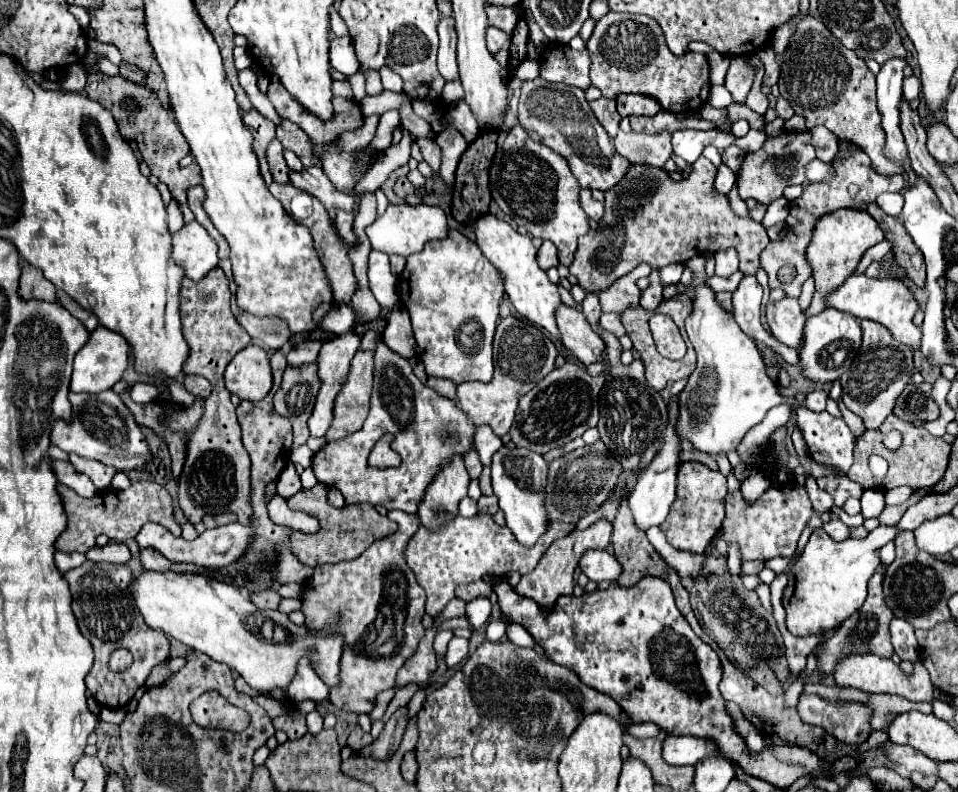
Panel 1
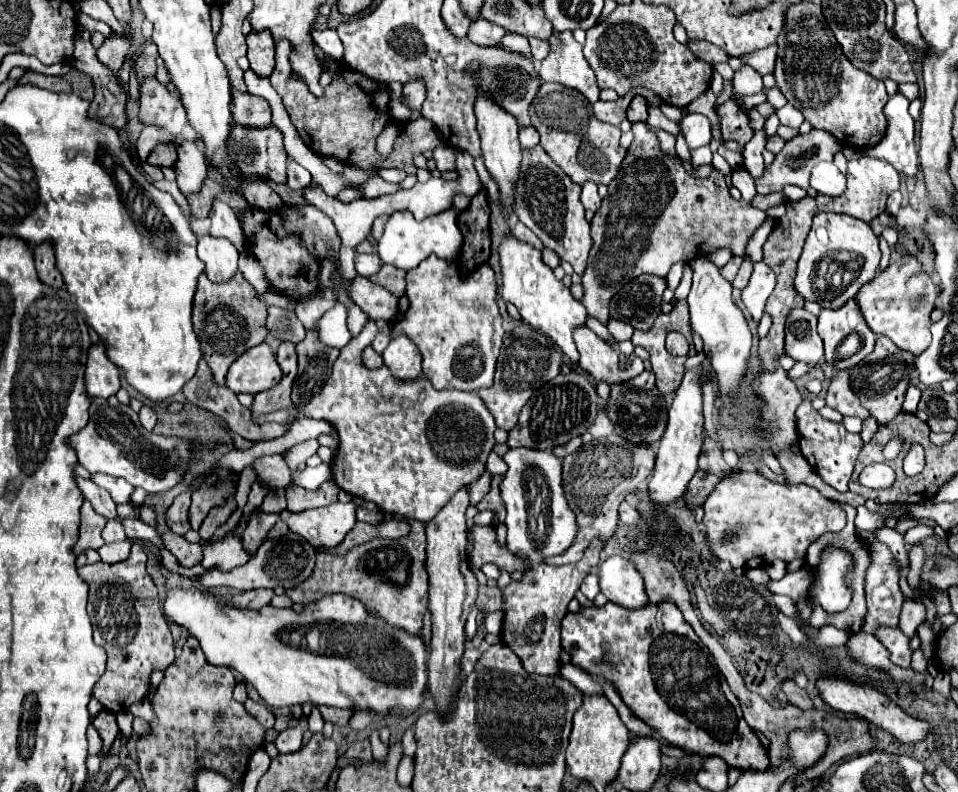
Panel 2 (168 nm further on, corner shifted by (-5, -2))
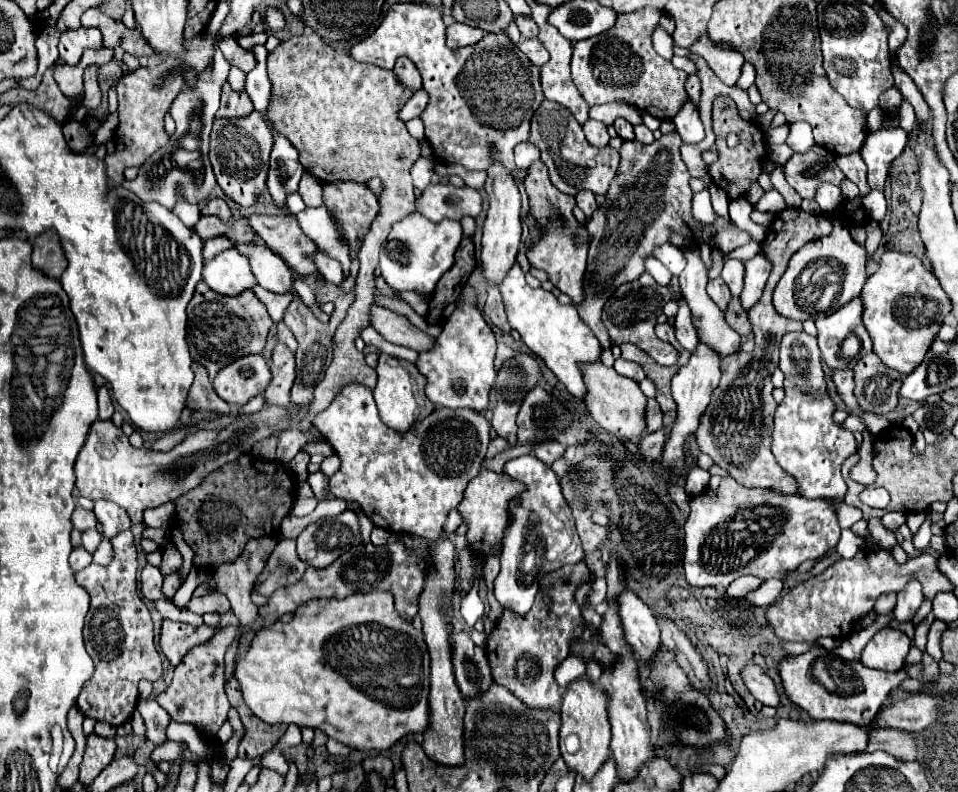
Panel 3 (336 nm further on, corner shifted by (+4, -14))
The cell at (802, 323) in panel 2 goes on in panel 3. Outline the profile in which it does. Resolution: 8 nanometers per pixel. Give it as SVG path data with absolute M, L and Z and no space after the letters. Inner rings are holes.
M805 331L787 333L781 341L779 369L785 373L785 399L775 411L773 455L781 469L795 477L799 495L807 499L843 497L847 483L841 477L841 465L855 453L855 437L833 419L835 403L827 391L817 339Z

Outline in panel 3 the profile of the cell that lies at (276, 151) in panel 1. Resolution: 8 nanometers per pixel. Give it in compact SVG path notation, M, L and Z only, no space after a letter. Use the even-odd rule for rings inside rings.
M251 111L243 119L215 119L211 131L211 149L209 159L223 193L241 207L249 207L257 201L257 197L267 189L267 167L269 153L273 147L273 133L269 123L259 115L259 111Z

